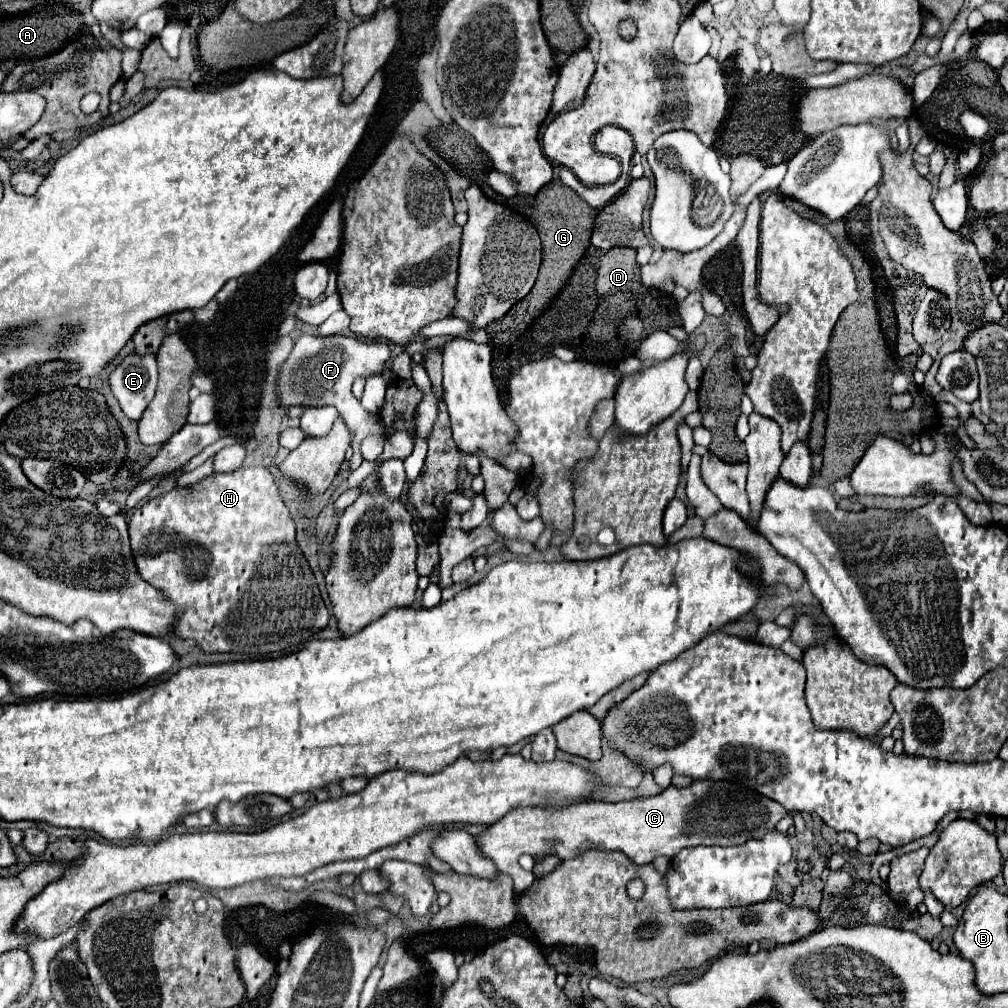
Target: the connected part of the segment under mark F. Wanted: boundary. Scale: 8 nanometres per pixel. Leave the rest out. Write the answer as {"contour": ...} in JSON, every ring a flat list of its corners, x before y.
{"contour":[[302,335,298,337,290,357,280,369,278,377,278,395,282,405,334,405,338,413,344,417,346,425,352,429,353,449,352,458,349,461,350,469,356,470,362,463,360,443,366,437,386,437,380,419,372,419,362,405,352,395,352,383,358,377,374,377,382,373,382,361,388,361,390,349,386,343,362,343,356,337,336,335,336,337,312,337]]}

